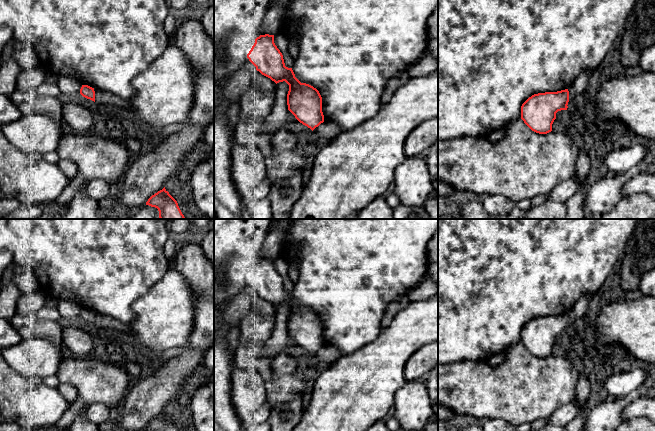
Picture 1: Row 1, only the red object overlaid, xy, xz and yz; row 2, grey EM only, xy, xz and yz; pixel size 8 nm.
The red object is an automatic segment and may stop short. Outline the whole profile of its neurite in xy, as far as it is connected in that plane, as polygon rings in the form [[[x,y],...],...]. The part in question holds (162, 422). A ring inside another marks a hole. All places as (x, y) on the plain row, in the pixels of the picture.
[[[165,411],[152,419],[146,429],[151,431],[179,431],[177,425],[169,418]]]

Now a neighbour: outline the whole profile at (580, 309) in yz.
[[[593,293],[590,295],[582,296],[578,299],[573,308],[569,311],[569,325],[572,325],[577,319],[582,316],[585,316],[588,311],[588,307],[590,301],[597,295],[598,293]]]

